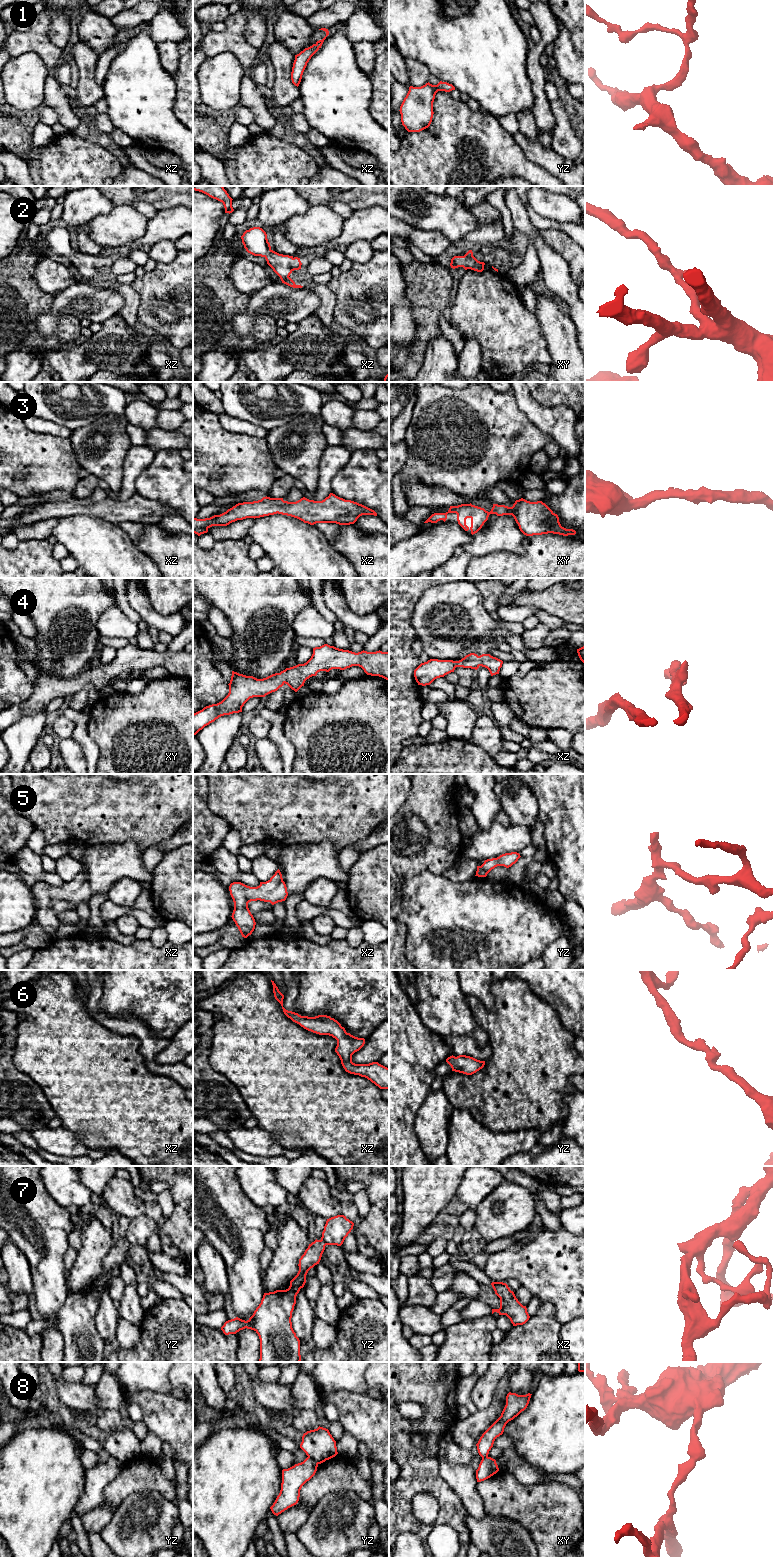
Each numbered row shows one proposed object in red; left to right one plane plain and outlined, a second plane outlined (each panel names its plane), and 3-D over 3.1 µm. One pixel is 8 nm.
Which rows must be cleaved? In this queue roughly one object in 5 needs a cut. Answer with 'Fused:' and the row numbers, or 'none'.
Fused: 8

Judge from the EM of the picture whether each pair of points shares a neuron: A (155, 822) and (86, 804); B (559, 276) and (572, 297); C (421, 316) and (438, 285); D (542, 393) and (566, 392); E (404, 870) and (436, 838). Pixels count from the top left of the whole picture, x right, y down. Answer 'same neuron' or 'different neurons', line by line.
A: same neuron
B: same neuron
C: same neuron
D: same neuron
E: same neuron

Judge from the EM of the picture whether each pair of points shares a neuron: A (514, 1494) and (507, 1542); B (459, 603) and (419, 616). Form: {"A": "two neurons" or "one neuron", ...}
{"A": "two neurons", "B": "one neuron"}

